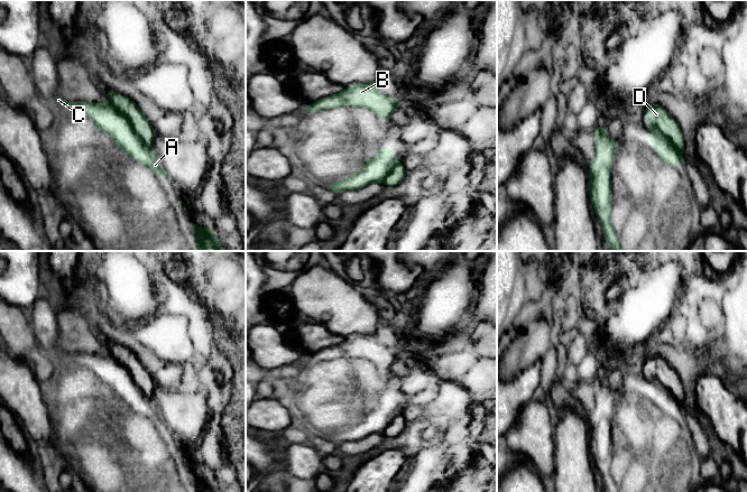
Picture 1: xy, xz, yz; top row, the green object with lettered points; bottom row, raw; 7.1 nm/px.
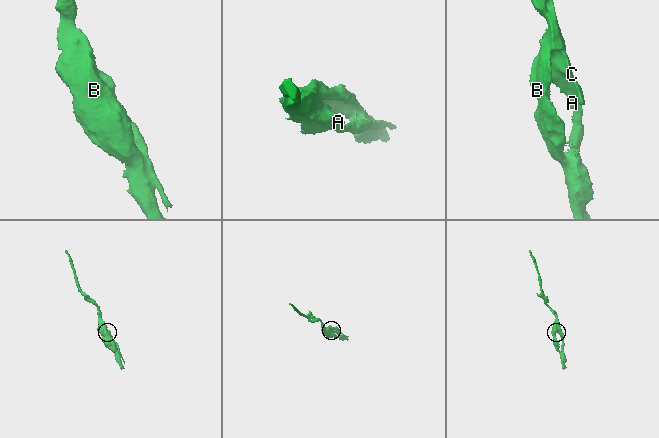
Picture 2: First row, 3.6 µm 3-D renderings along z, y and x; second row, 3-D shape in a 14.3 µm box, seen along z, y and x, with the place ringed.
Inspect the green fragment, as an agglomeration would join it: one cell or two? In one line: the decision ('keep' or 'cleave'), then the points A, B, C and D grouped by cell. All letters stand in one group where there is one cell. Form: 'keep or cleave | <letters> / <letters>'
cleave | A B C / D

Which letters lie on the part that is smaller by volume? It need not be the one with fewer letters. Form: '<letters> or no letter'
D

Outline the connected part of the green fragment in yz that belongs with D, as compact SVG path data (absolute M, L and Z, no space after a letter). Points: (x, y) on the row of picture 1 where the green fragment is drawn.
M658 102L645 106L644 120L648 128L664 134L679 152L684 152L685 141L681 127Z

